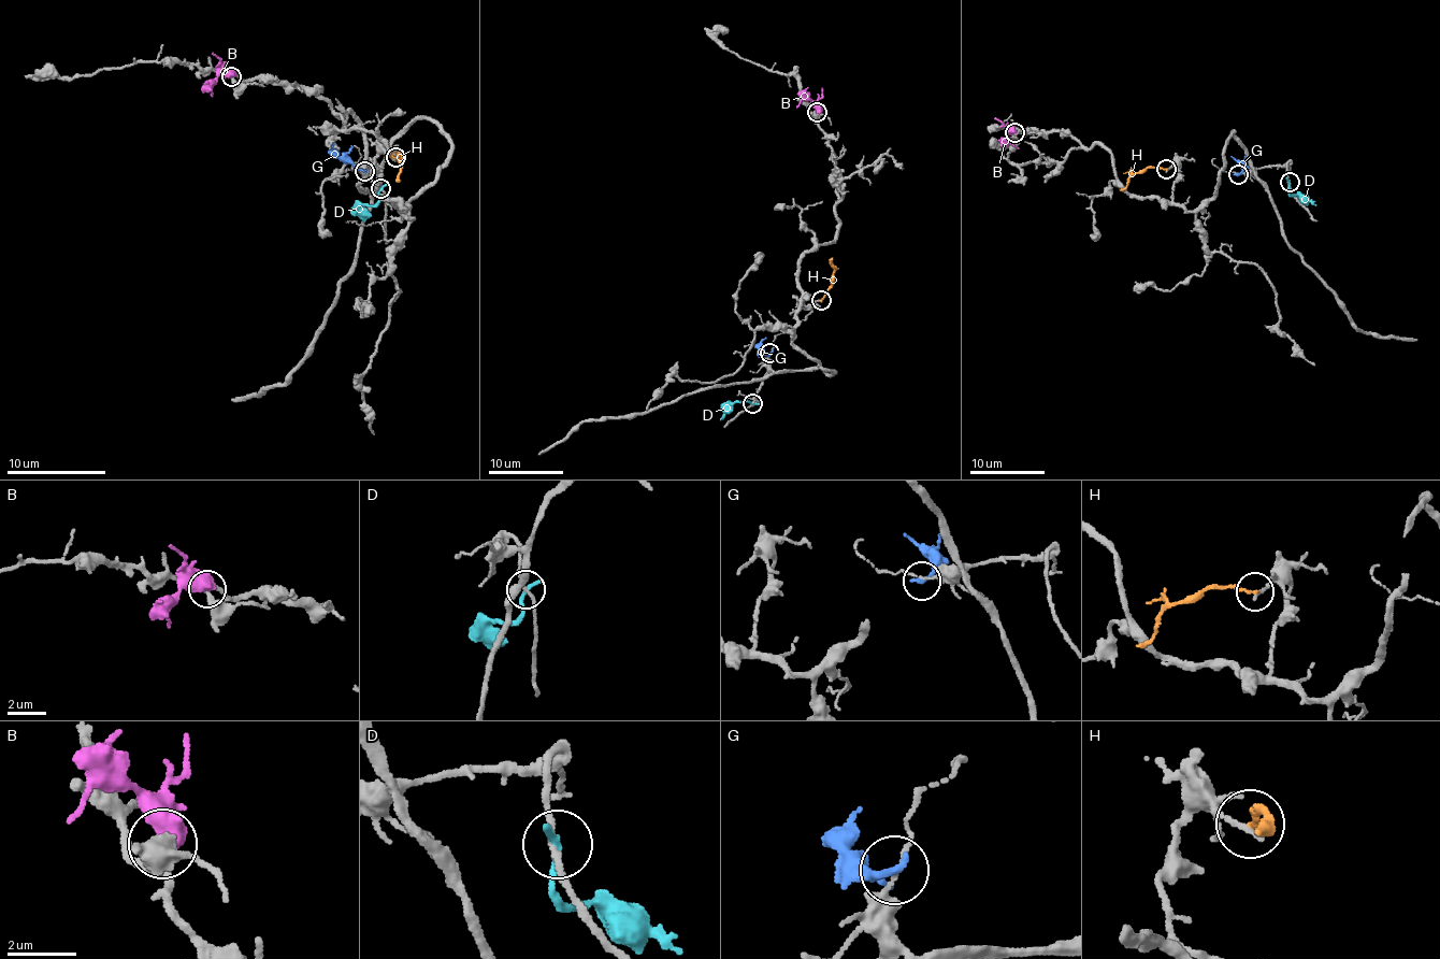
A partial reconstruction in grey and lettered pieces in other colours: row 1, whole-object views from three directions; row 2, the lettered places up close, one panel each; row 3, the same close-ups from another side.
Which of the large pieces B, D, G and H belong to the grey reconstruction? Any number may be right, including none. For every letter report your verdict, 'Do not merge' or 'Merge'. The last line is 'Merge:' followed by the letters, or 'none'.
B: Do not merge
D: Do not merge
G: Do not merge
H: Do not merge
Merge: none

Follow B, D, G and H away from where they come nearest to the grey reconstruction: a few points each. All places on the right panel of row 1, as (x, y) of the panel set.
B: (1014, 131), (1008, 132), (994, 118)
D: (1290, 182), (1289, 190), (1316, 204)
G: (1238, 175), (1242, 172), (1241, 166), (1230, 157)
H: (1166, 169), (1149, 167), (1136, 173), (1120, 189)

